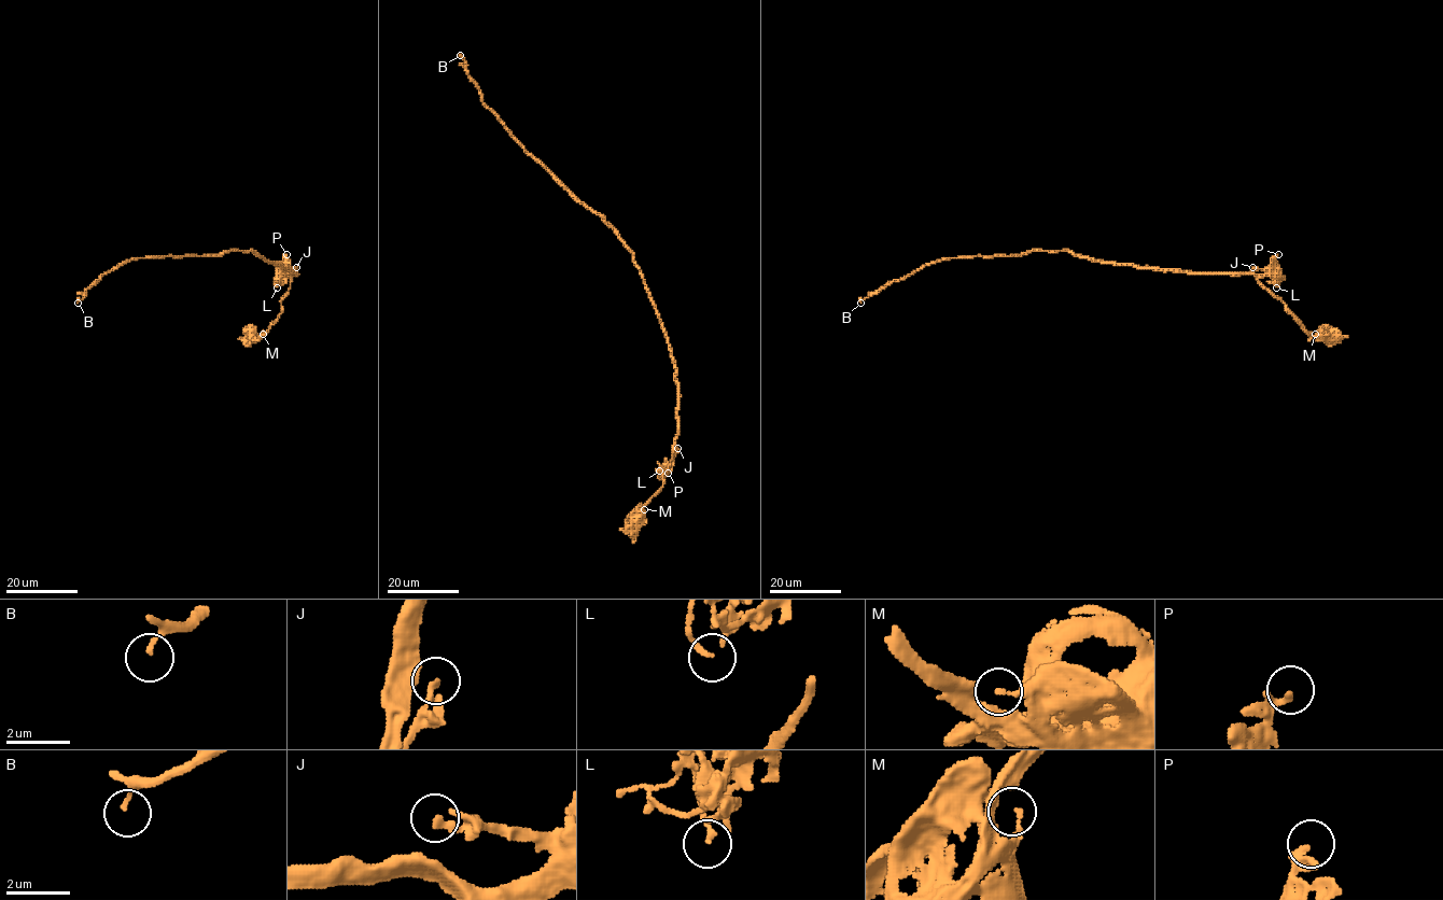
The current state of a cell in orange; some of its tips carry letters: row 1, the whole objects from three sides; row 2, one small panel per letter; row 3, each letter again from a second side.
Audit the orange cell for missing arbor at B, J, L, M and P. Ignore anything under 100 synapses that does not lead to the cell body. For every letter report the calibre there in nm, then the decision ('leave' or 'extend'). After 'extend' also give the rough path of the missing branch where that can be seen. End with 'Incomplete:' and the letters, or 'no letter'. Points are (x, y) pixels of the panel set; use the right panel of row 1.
B: calibre 100 nm; leave
J: calibre 150 nm; leave
L: calibre 150 nm; leave
M: calibre 140 nm; leave
P: calibre 170 nm; leave
Incomplete: no letter

